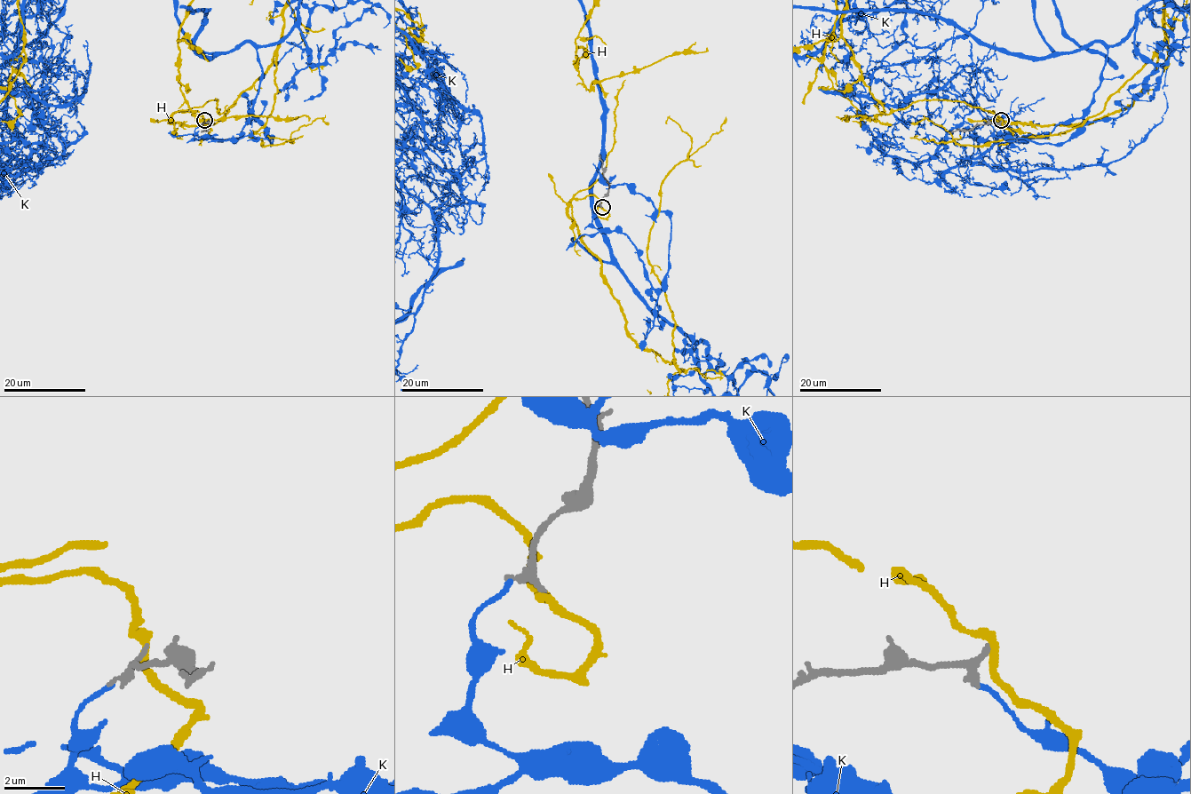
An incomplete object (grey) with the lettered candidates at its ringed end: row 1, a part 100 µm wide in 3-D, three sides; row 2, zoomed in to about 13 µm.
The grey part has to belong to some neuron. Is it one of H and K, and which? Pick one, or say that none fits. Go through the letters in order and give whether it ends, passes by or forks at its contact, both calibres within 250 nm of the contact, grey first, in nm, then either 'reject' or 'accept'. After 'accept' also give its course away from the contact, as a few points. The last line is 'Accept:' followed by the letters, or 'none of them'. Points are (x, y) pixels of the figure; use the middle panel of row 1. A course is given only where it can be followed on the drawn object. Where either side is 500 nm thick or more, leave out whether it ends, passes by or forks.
H: it passes by; calibres 170 and 280 nm; reject
K: it ends; calibres 200 and 140 nm; reject
Accept: none of them

